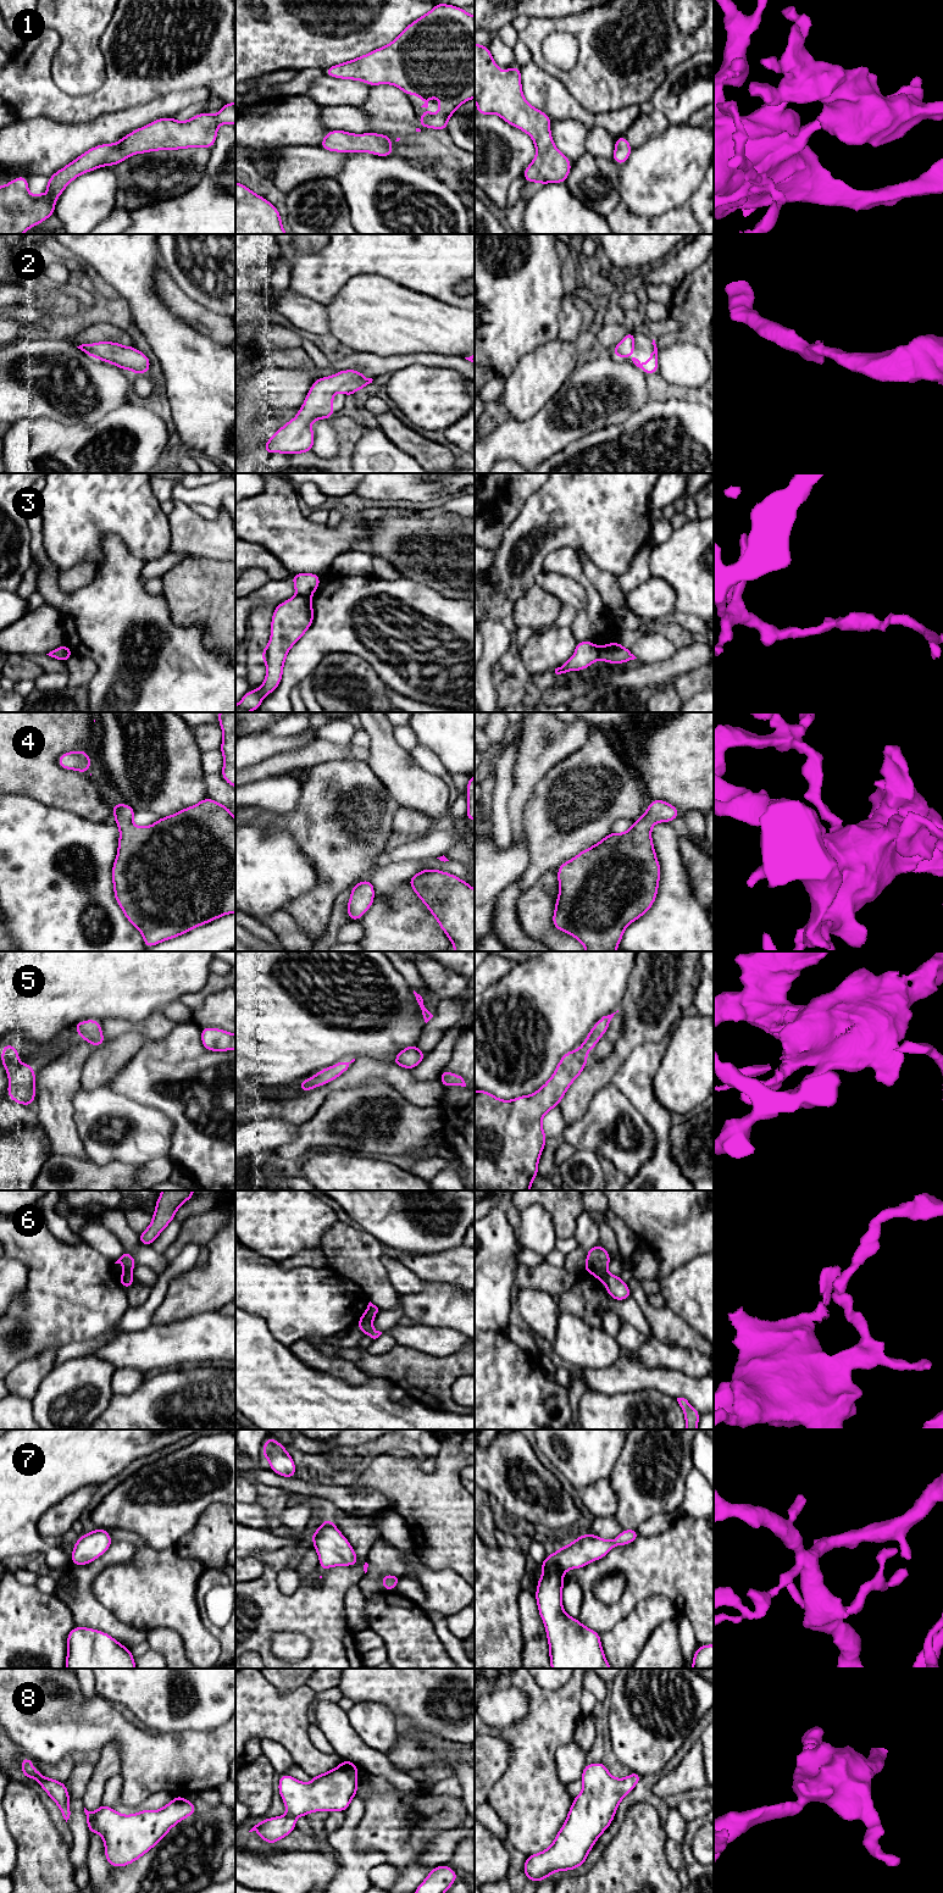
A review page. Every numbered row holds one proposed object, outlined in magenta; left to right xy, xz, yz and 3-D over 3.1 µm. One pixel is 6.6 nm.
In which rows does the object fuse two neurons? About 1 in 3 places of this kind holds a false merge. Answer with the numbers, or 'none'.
3, 6

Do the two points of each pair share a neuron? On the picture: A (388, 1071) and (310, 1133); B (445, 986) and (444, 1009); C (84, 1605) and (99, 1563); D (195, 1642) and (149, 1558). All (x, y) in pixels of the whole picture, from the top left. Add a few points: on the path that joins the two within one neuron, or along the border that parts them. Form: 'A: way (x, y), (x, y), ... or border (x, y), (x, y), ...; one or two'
A: border (350, 1087), (381, 1080), (401, 1095); two
B: border (461, 995), (437, 1000); two
C: way (84, 1594), (84, 1577), (88, 1574); one
D: way (186, 1621), (182, 1614), (155, 1586), (153, 1578); one

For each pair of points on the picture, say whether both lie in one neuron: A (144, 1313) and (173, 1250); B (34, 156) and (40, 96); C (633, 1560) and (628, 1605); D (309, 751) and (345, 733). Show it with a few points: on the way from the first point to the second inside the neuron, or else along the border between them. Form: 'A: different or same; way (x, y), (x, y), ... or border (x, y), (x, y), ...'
A: different; border (194, 1244), (187, 1244), (170, 1261)
B: different; border (17, 118), (50, 117), (66, 123)
C: same; way (633, 1571), (632, 1594)
D: different; border (316, 737), (334, 743), (350, 743)

